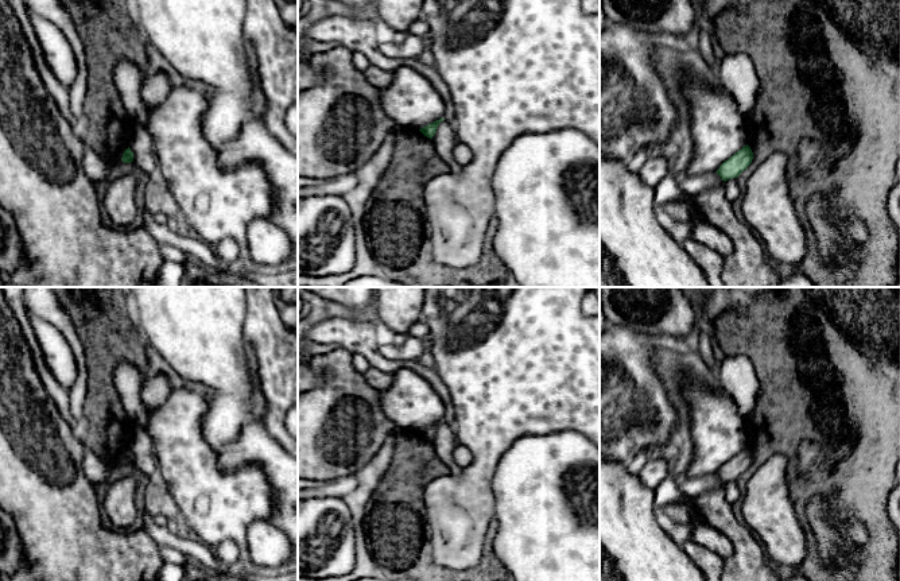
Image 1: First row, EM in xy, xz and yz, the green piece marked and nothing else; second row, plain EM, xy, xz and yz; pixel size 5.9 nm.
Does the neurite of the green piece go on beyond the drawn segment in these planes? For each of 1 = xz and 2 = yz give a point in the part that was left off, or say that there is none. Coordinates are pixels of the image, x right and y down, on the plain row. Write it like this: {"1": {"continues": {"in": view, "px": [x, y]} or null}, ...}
{"1": {"continues": null}, "2": {"continues": null}}

